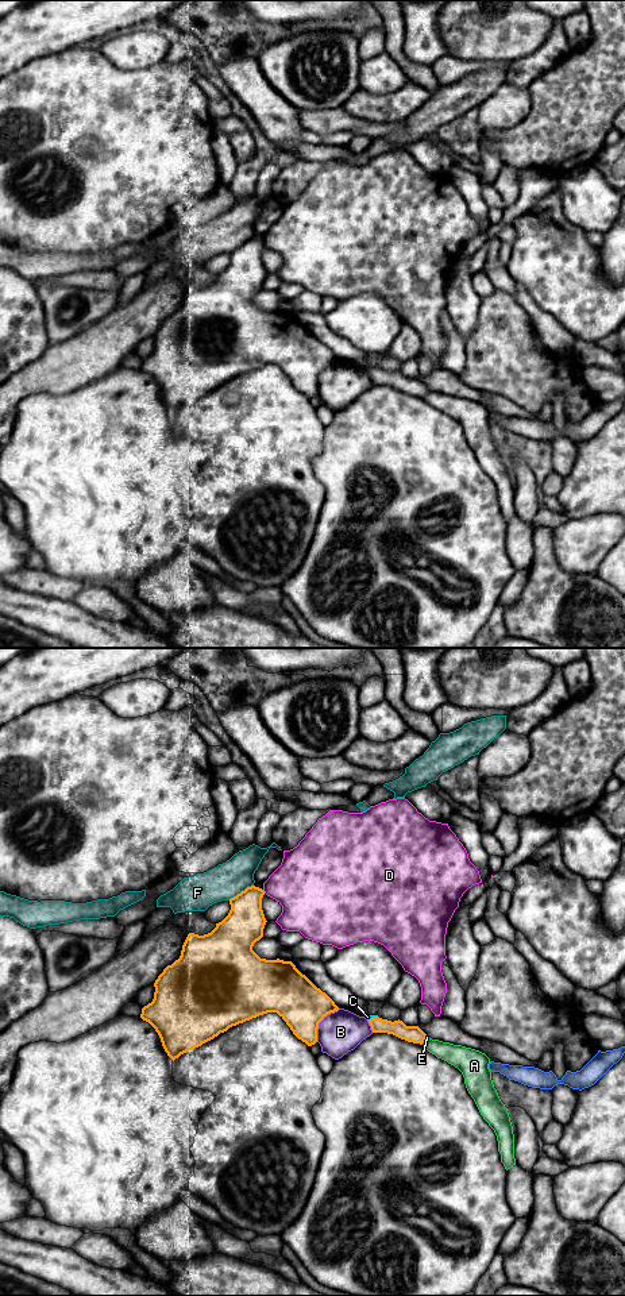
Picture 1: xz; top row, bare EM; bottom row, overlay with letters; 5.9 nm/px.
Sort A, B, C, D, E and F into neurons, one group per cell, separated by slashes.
A / B / C E / D / F

